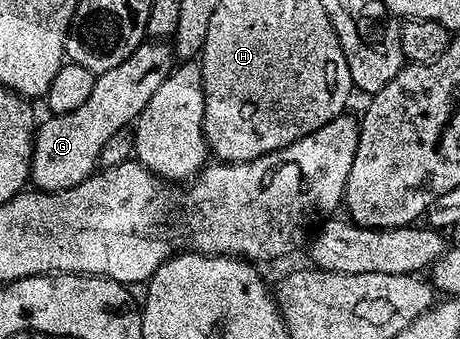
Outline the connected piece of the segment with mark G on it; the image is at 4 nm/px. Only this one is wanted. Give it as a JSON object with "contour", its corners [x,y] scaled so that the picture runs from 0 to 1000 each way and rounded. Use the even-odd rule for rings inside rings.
{"contour":[[[313,127],[293,142],[272,186],[254,186],[254,198],[213,218],[202,280],[193,280],[167,327],[104,342],[104,357],[78,378],[65,543],[78,560],[122,569],[167,552],[187,522],[196,522],[209,507],[220,434],[228,434],[237,398],[278,378],[300,348],[315,304],[333,292],[333,268],[350,257],[374,201],[376,145],[370,130]]]}

